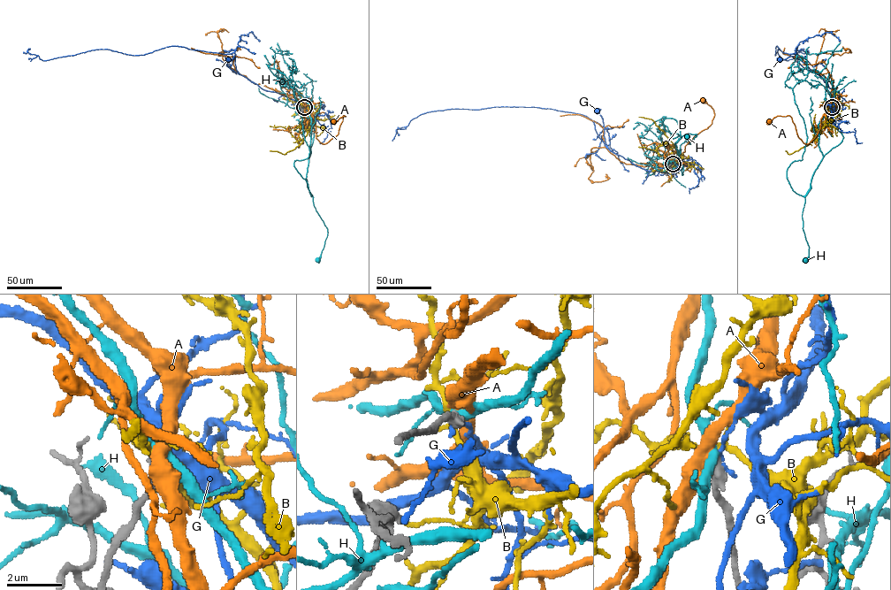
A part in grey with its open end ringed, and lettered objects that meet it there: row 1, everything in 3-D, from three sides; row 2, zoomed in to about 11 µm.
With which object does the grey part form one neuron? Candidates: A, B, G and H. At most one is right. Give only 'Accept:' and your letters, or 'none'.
Accept: none

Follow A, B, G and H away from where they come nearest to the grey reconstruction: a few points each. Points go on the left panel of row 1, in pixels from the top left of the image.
A: (304, 107), (312, 115), (316, 138), (323, 143), (338, 134), (343, 115), (346, 116), (333, 121)
B: (304, 107), (312, 118), (308, 132), (301, 143), (285, 154), (270, 150)
G: (304, 107), (300, 102), (262, 89), (237, 71), (234, 56), (228, 59)
H: (304, 107), (311, 122), (310, 153), (306, 180), (316, 210), (327, 229), (318, 260)

